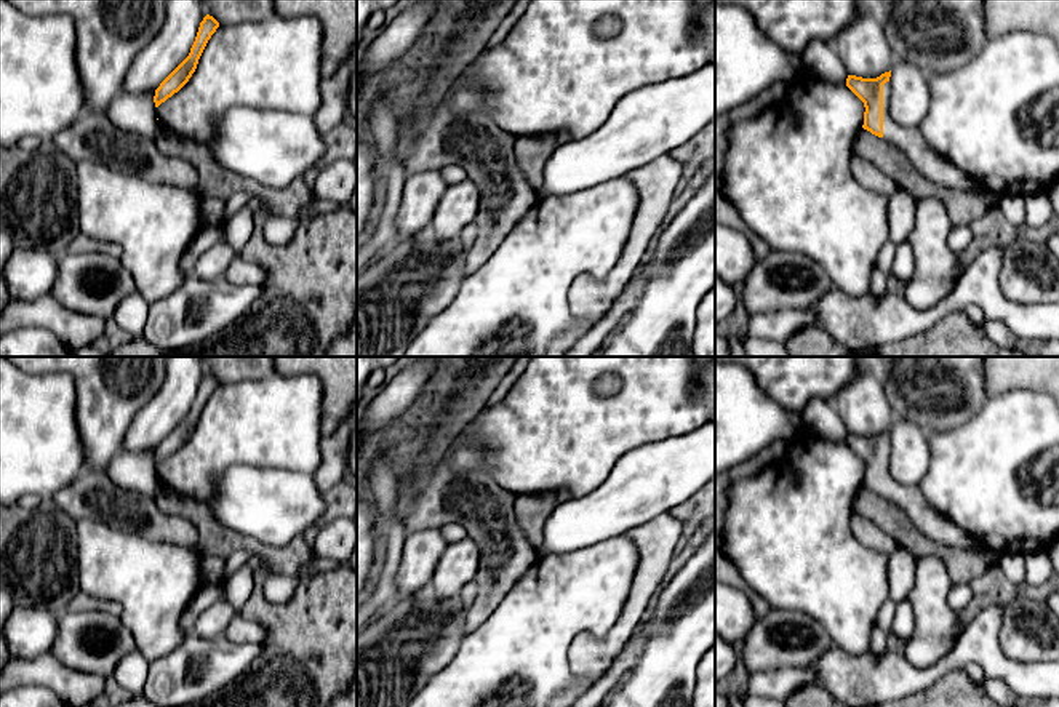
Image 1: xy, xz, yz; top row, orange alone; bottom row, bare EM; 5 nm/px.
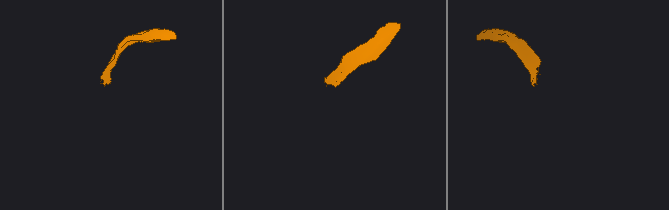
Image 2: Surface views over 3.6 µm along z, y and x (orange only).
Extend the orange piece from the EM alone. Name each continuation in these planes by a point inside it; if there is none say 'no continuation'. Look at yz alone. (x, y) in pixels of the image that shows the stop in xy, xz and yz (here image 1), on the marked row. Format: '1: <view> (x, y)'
1: yz (933, 165)

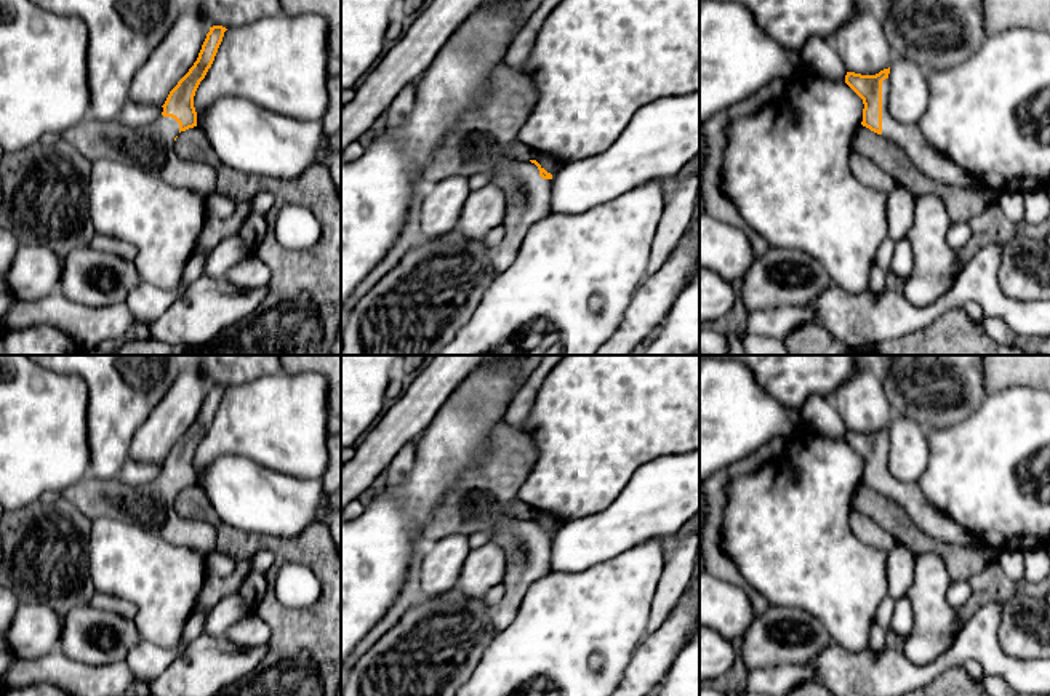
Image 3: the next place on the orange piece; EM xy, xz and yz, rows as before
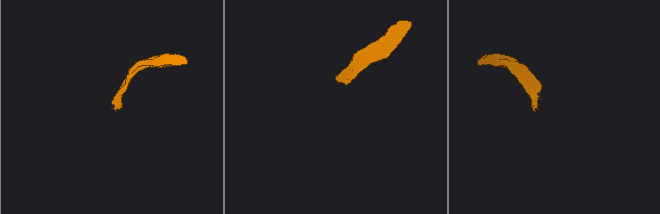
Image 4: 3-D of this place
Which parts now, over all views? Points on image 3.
1: yz (932, 162)

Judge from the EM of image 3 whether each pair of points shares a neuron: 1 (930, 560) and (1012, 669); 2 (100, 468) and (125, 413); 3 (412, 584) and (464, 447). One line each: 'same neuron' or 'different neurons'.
1: different neurons
2: same neuron
3: different neurons

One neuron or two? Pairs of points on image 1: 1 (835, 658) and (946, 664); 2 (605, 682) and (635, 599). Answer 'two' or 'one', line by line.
1: one
2: two

